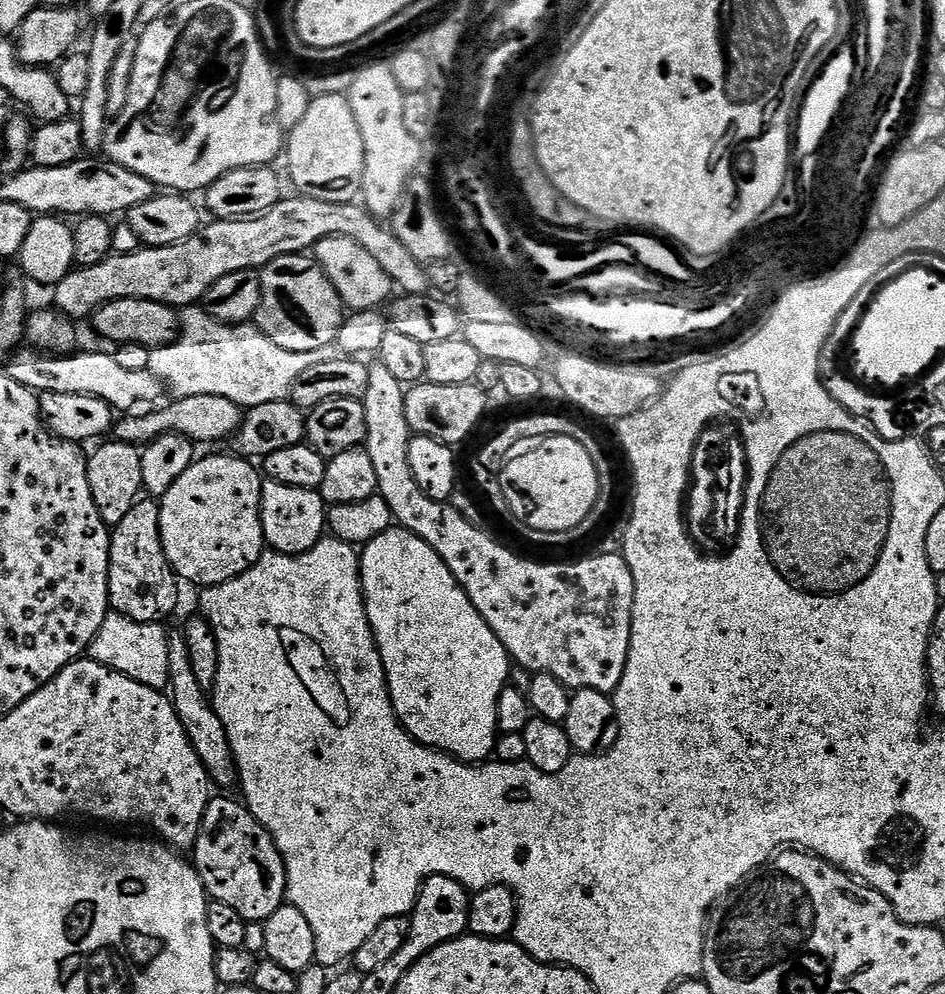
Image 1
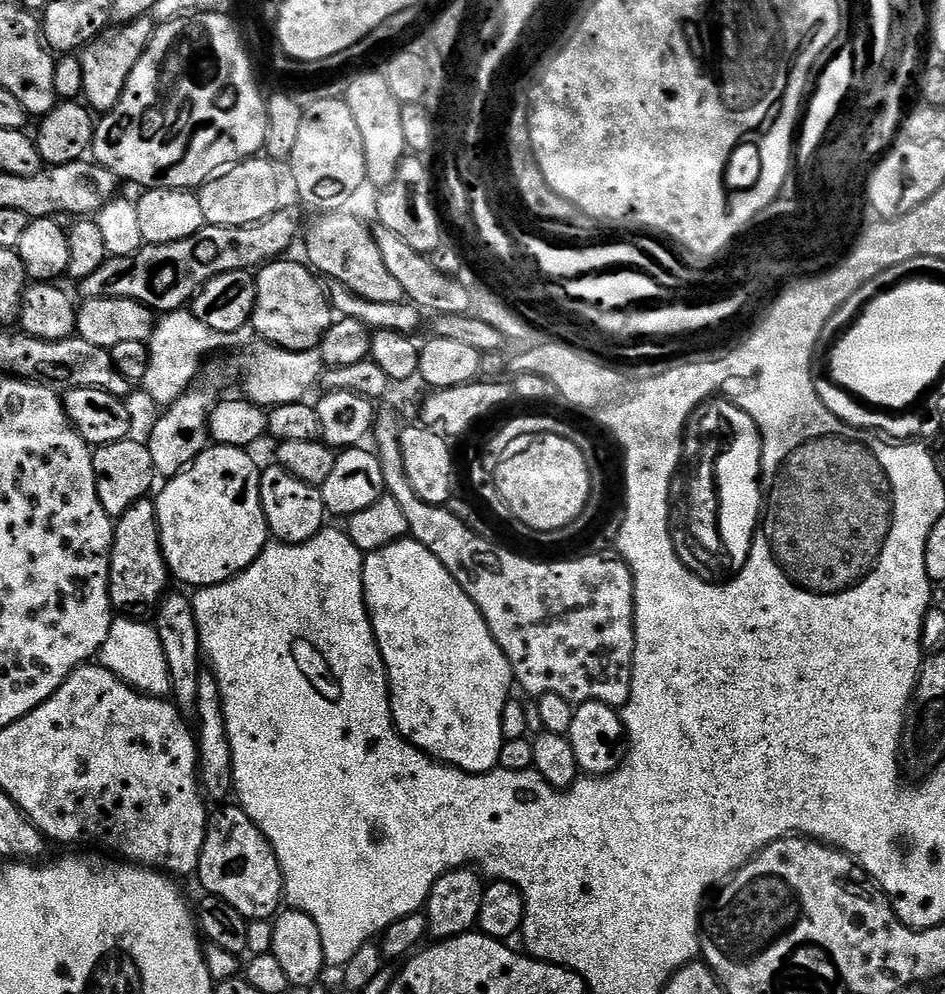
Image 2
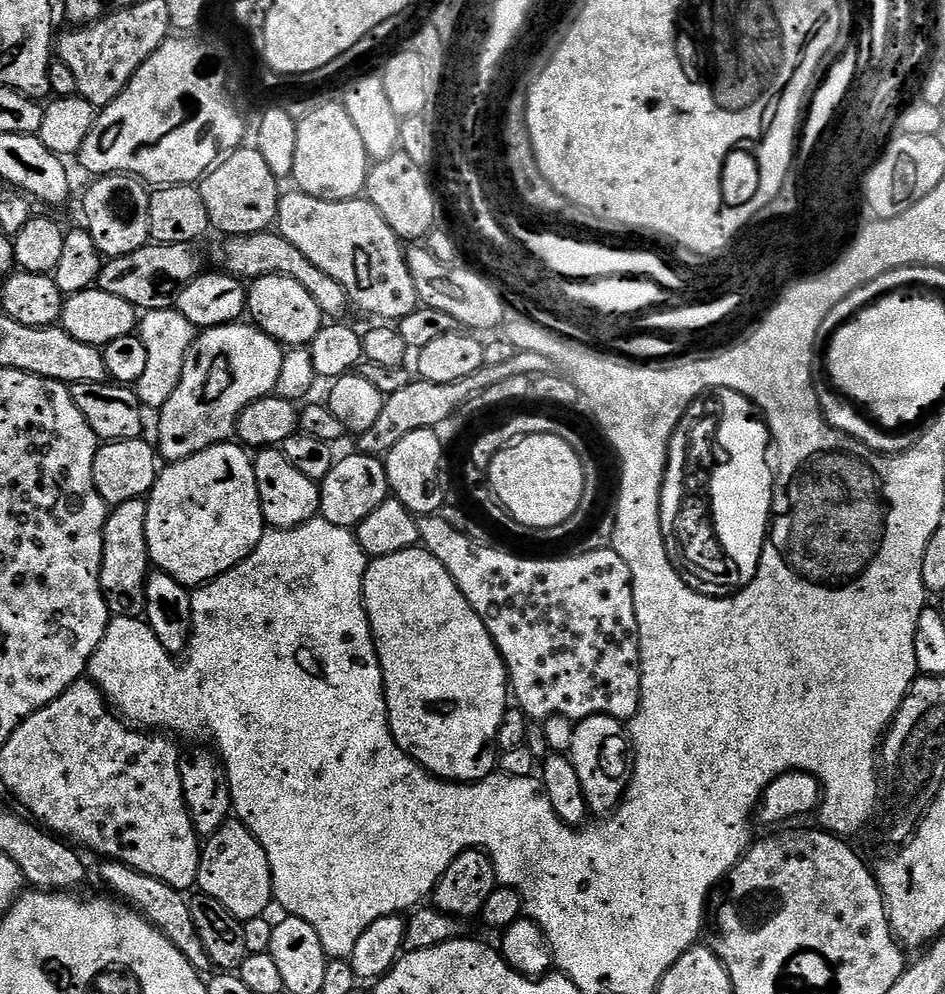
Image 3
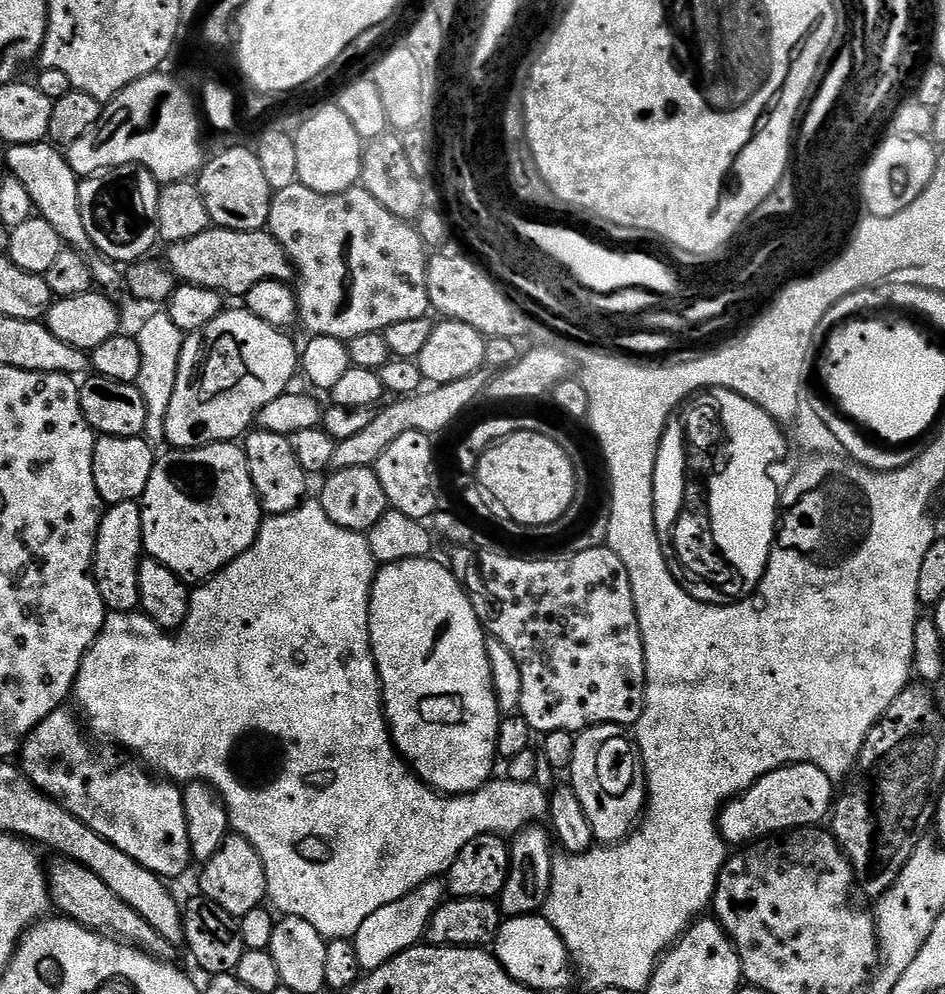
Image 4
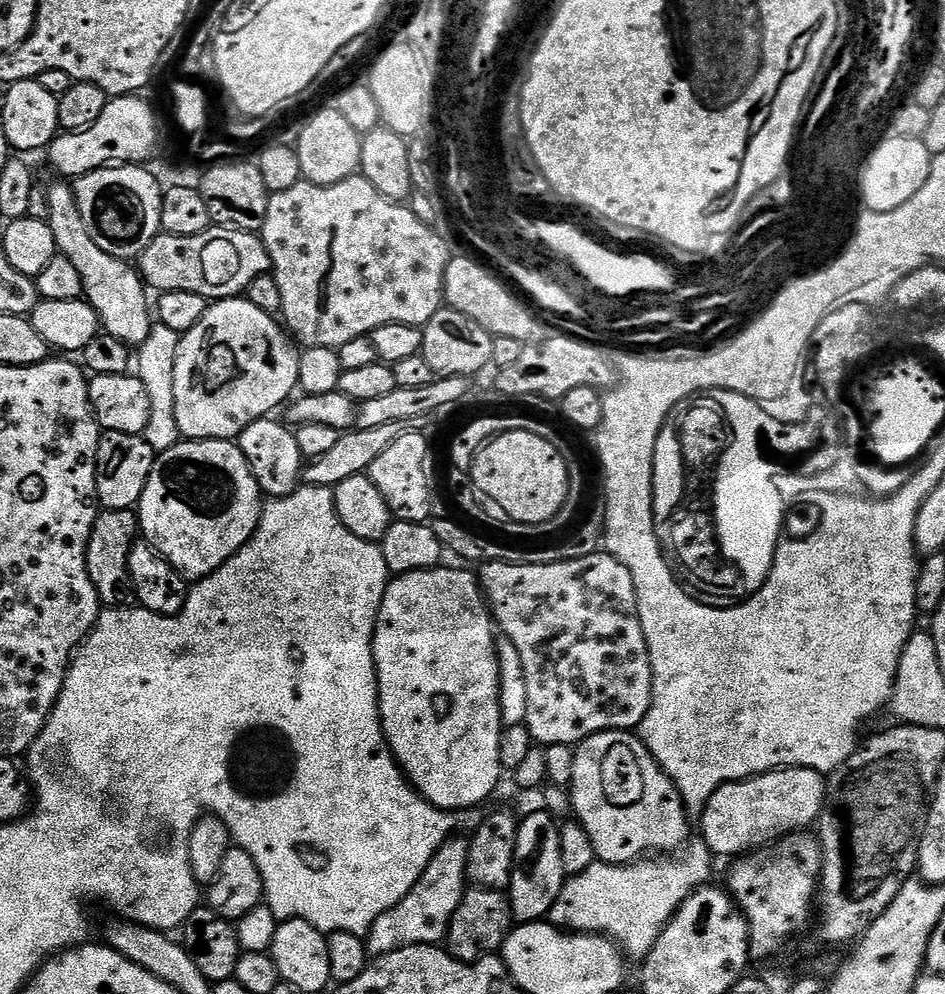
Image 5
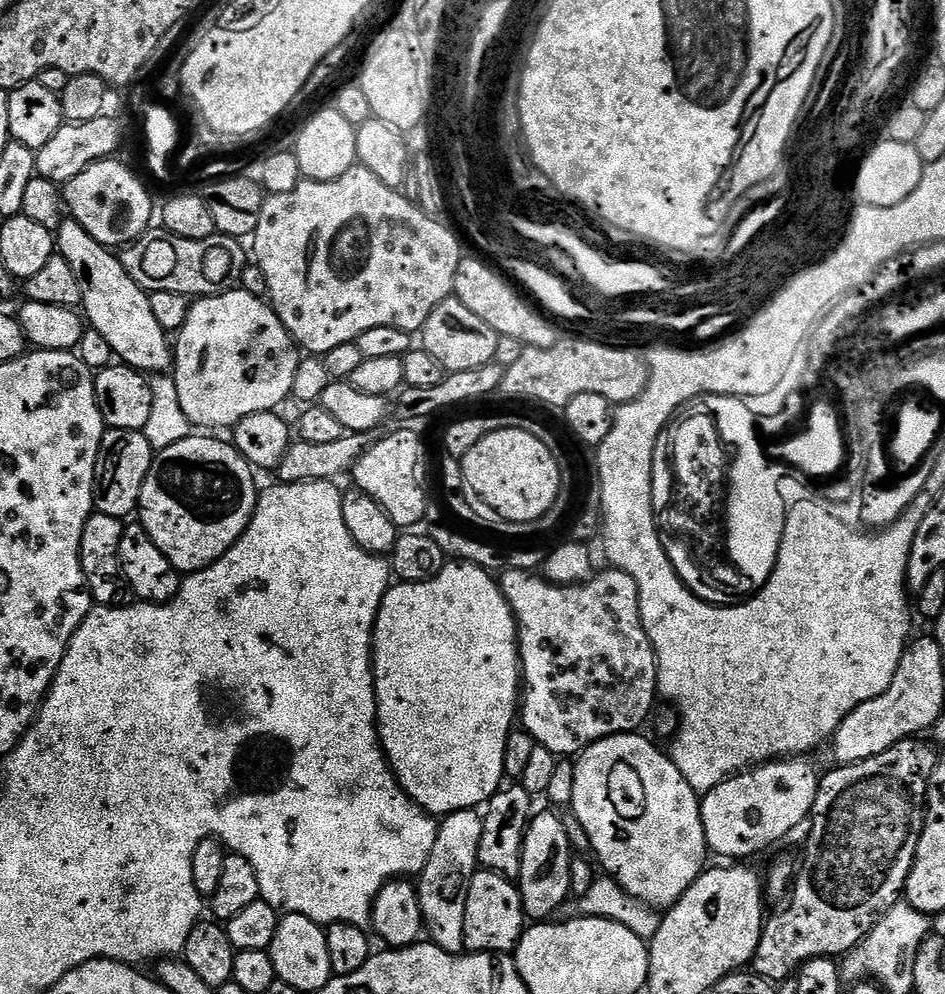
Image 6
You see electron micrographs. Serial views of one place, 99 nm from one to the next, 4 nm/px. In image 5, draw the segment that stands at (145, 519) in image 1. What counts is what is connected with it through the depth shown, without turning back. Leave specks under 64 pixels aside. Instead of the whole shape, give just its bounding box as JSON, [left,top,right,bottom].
[86,509,138,608]

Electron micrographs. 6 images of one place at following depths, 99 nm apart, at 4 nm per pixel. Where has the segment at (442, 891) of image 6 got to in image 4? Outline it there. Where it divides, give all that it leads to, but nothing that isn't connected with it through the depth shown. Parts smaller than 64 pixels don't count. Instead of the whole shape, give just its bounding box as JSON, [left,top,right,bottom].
[351,878,445,973]

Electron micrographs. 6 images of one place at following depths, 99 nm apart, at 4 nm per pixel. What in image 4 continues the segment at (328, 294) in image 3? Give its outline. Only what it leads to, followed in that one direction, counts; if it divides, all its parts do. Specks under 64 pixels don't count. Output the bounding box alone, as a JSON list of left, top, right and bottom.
[166,226,290,297]

